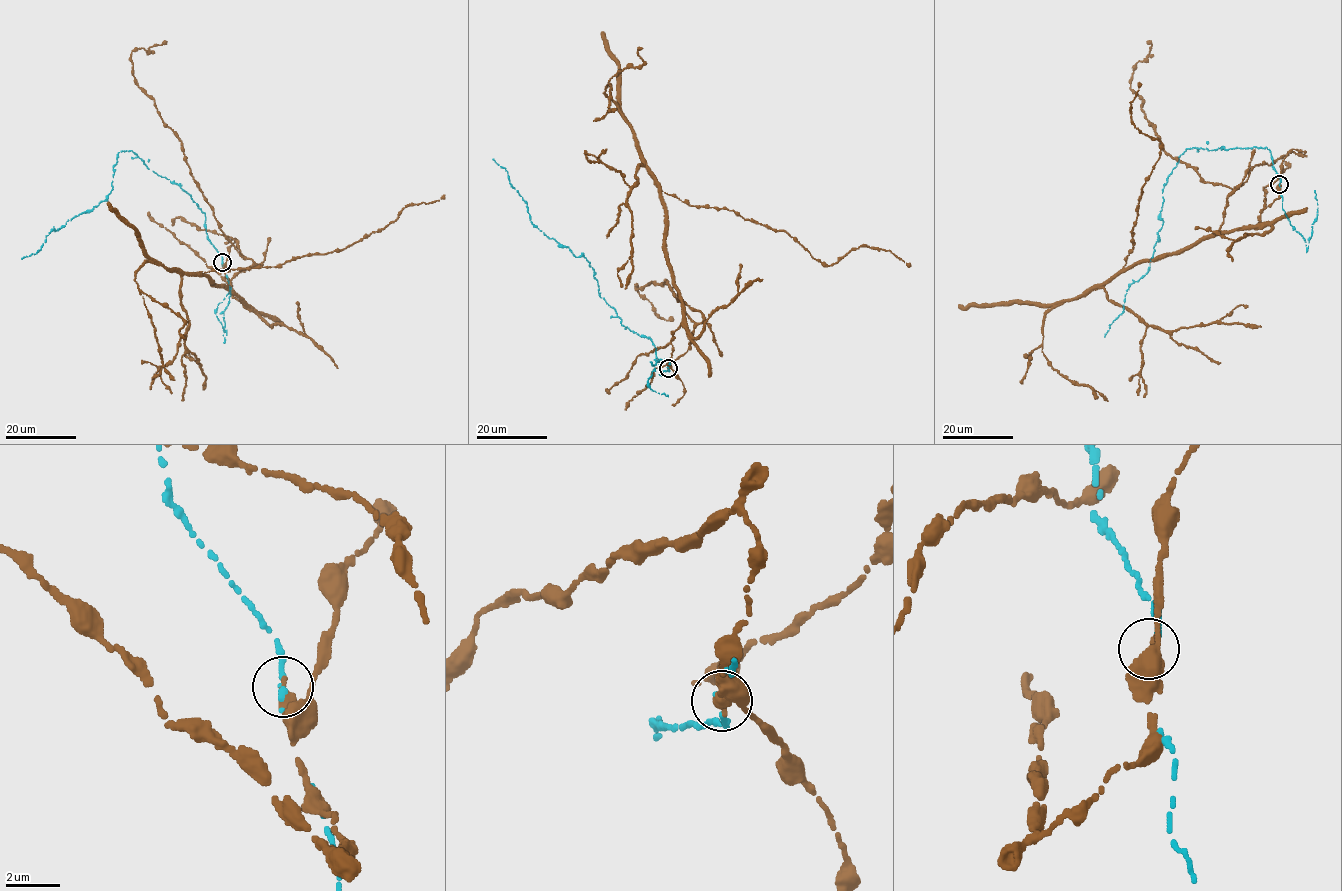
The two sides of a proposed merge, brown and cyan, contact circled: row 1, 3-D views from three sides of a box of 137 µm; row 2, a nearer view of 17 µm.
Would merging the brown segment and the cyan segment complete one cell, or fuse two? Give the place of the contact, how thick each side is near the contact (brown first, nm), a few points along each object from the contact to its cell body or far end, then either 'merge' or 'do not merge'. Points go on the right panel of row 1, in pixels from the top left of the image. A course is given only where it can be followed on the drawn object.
place (1279, 184); calibres 420 and 240 nm; course brown (1280, 183), (1279, 198), (1262, 209), (1258, 224), (1124, 268), (1141, 188), (1162, 143), (1132, 120), (1139, 82); course cyan (1279, 183), (1266, 148), (1184, 152), (1163, 189), (1163, 222), (1150, 267), (1130, 284), (1123, 311), (1104, 337); do not merge

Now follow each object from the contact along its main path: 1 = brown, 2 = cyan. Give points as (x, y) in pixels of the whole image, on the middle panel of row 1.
1: (668, 368), (681, 297), (666, 255), (660, 191), (785, 231), (828, 265), (866, 246), (910, 266)
2: (668, 367), (661, 375), (651, 339), (621, 324), (600, 297), (589, 262), (532, 223), (507, 171), (492, 159)

